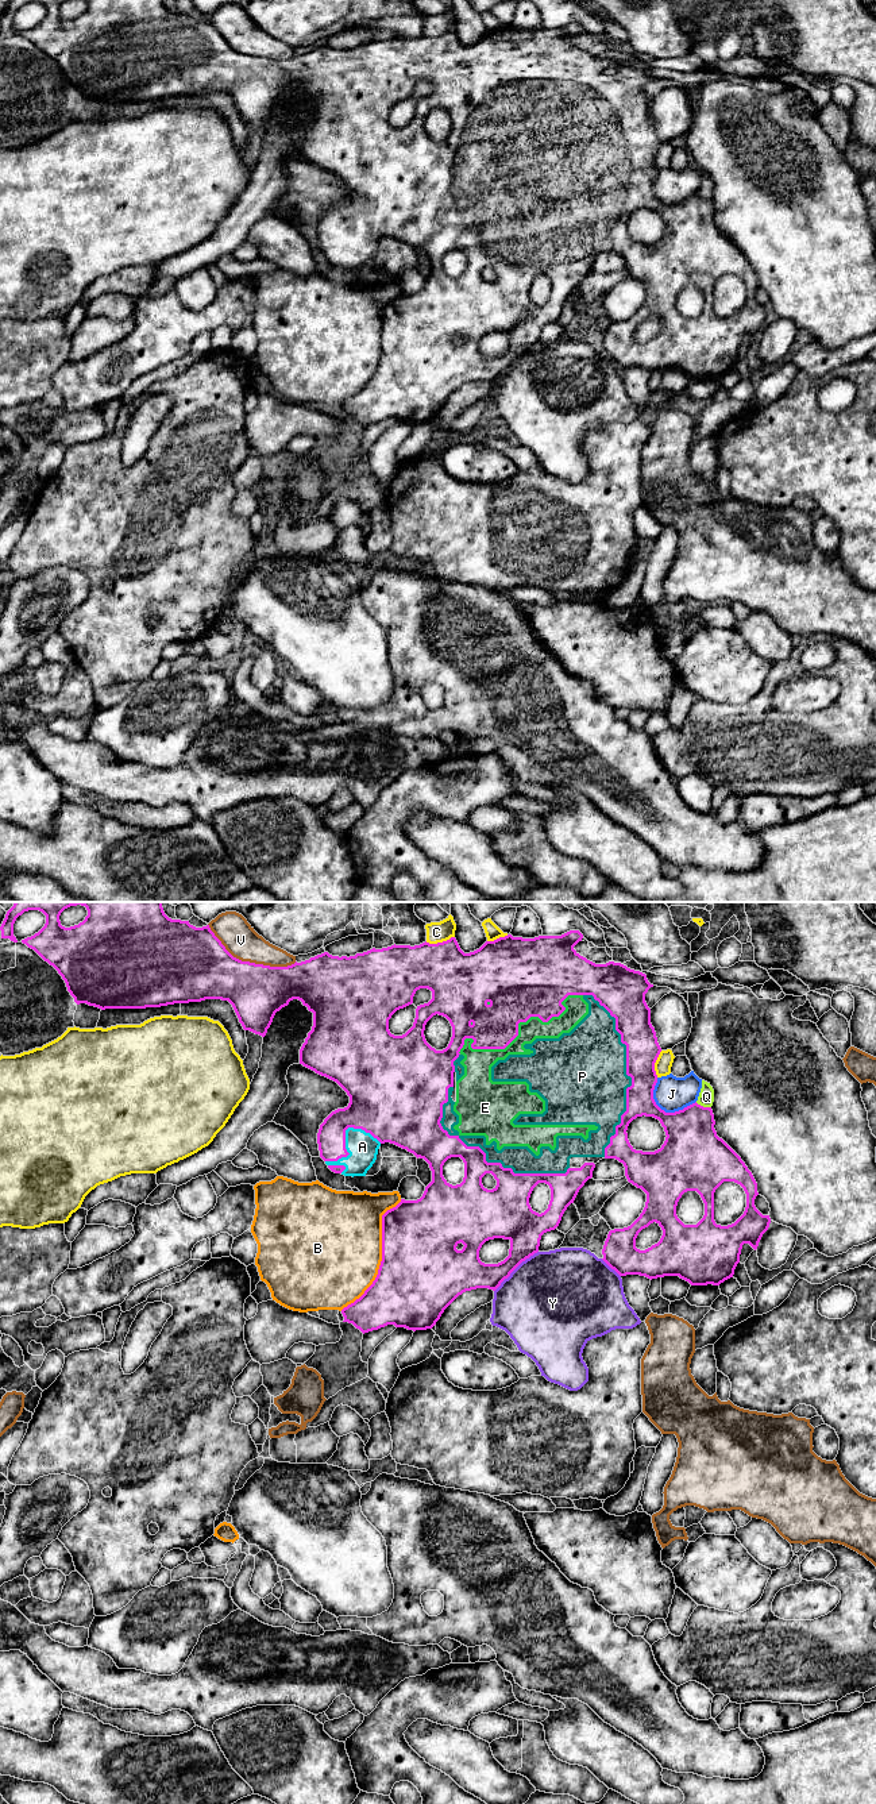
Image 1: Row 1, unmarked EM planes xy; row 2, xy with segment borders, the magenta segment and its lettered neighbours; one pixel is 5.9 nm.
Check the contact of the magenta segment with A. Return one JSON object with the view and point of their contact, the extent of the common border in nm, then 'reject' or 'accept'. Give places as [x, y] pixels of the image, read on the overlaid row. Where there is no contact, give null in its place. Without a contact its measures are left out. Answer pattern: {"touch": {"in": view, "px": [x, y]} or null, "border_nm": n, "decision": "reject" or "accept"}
{"touch": {"in": "xy", "px": [344, 1136]}, "border_nm": 360, "decision": "accept"}

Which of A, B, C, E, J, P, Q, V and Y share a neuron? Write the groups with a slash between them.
A E P / B / C / J / Q / V / Y

